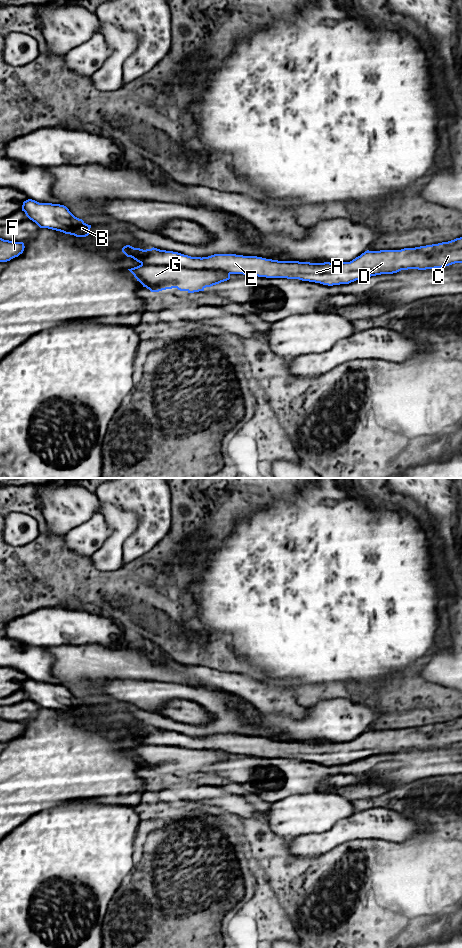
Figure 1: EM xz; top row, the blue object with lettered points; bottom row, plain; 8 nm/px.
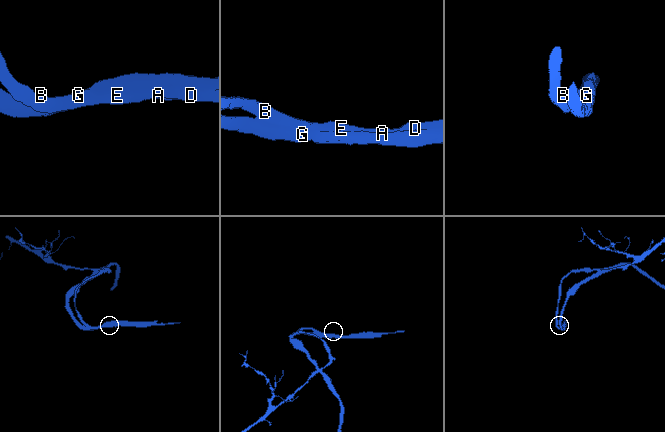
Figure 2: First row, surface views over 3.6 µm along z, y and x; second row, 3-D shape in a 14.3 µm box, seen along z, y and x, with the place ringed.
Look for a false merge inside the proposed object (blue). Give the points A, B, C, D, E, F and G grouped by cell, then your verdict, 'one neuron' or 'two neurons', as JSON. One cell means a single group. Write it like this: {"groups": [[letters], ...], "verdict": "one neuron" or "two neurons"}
{"groups": [["A", "B", "C", "D", "E"], ["F", "G"]], "verdict": "two neurons"}

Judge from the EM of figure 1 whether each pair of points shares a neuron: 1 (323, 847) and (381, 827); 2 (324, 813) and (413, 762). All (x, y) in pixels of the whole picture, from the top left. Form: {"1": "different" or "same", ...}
{"1": "same", "2": "different"}

